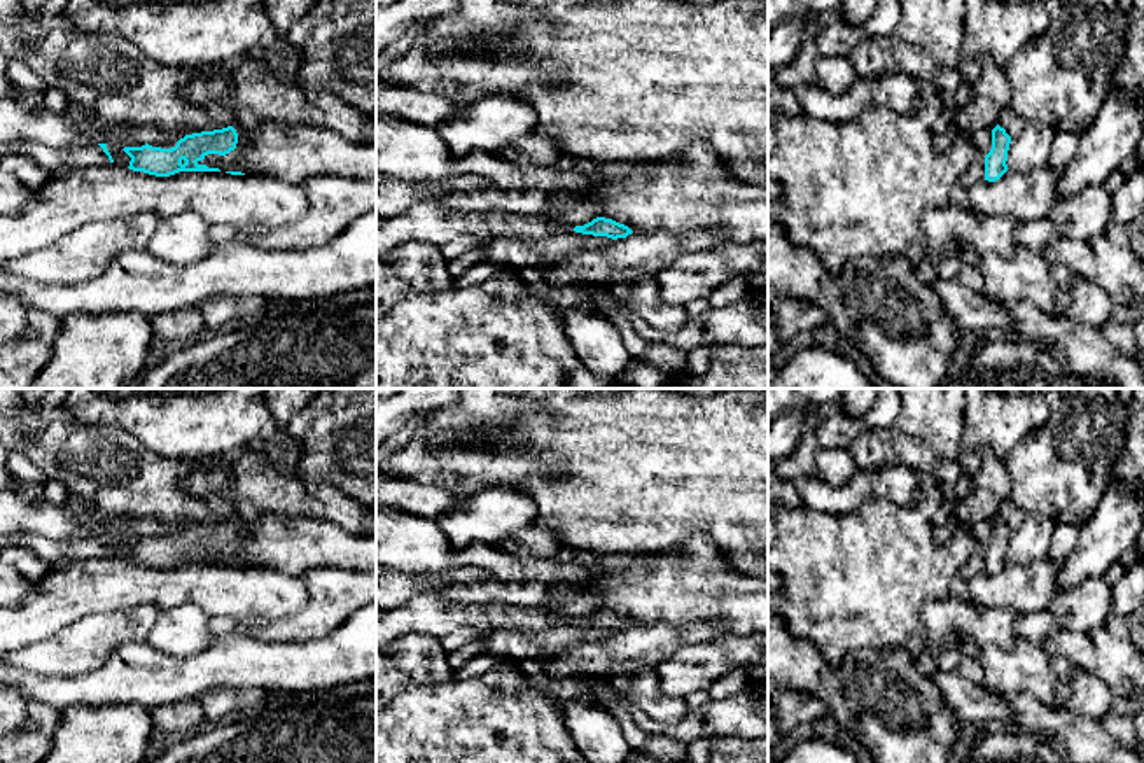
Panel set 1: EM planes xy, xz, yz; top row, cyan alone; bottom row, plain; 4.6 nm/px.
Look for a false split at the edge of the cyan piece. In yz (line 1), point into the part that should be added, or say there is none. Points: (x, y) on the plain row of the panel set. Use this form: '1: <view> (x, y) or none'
1: none

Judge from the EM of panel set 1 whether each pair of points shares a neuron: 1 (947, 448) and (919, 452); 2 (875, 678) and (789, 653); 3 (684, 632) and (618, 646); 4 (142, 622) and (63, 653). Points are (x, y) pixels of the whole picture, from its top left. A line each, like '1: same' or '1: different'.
1: different
2: same
3: same
4: same

